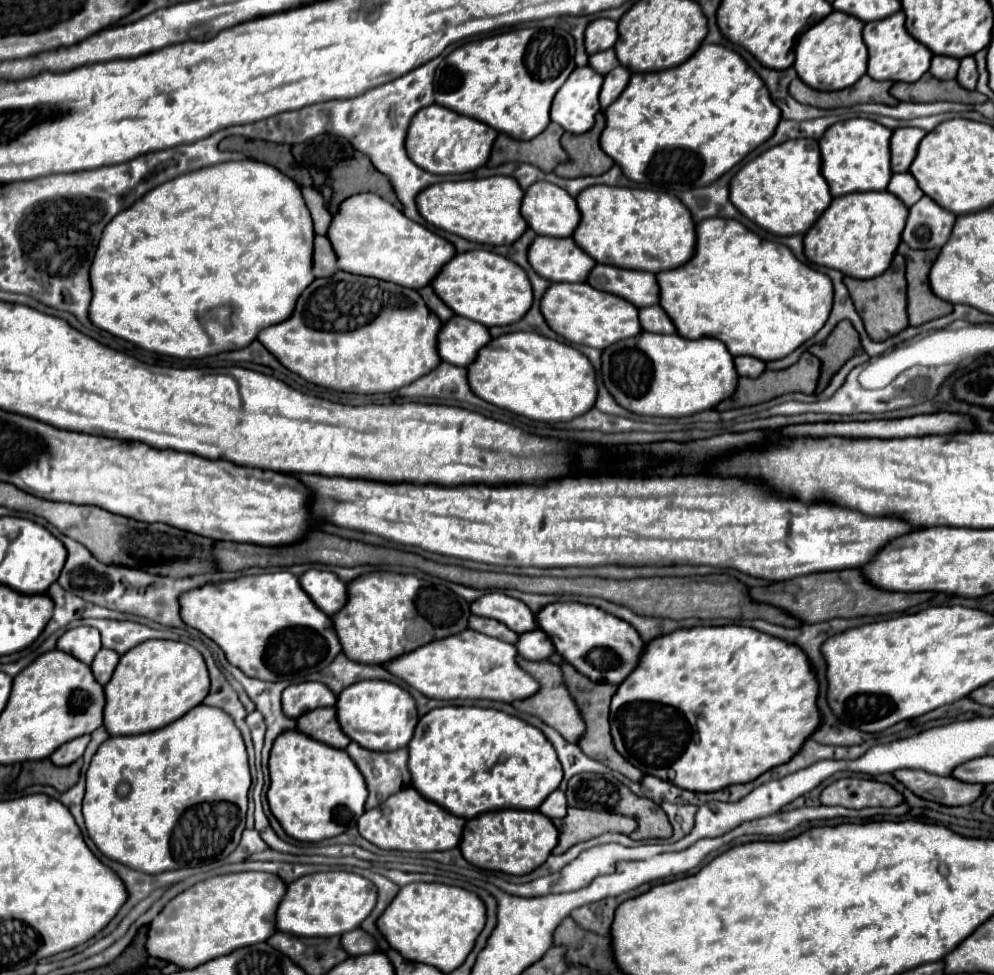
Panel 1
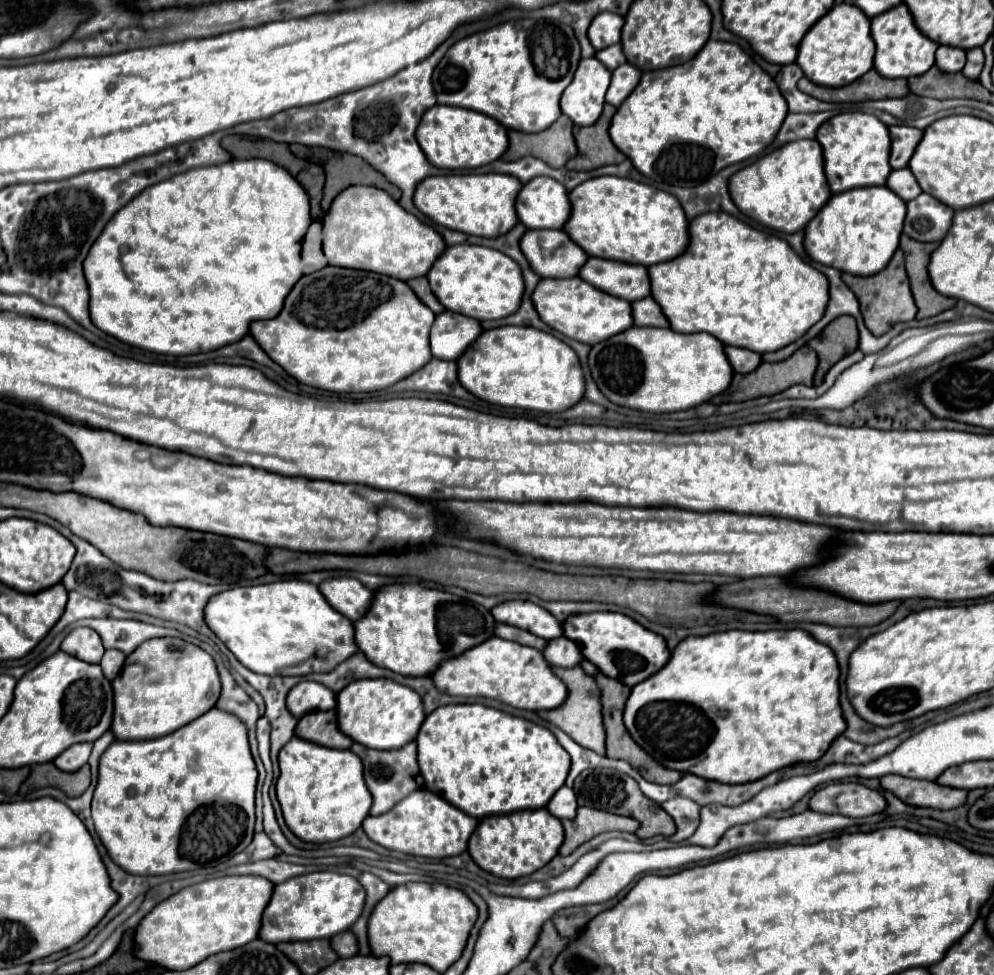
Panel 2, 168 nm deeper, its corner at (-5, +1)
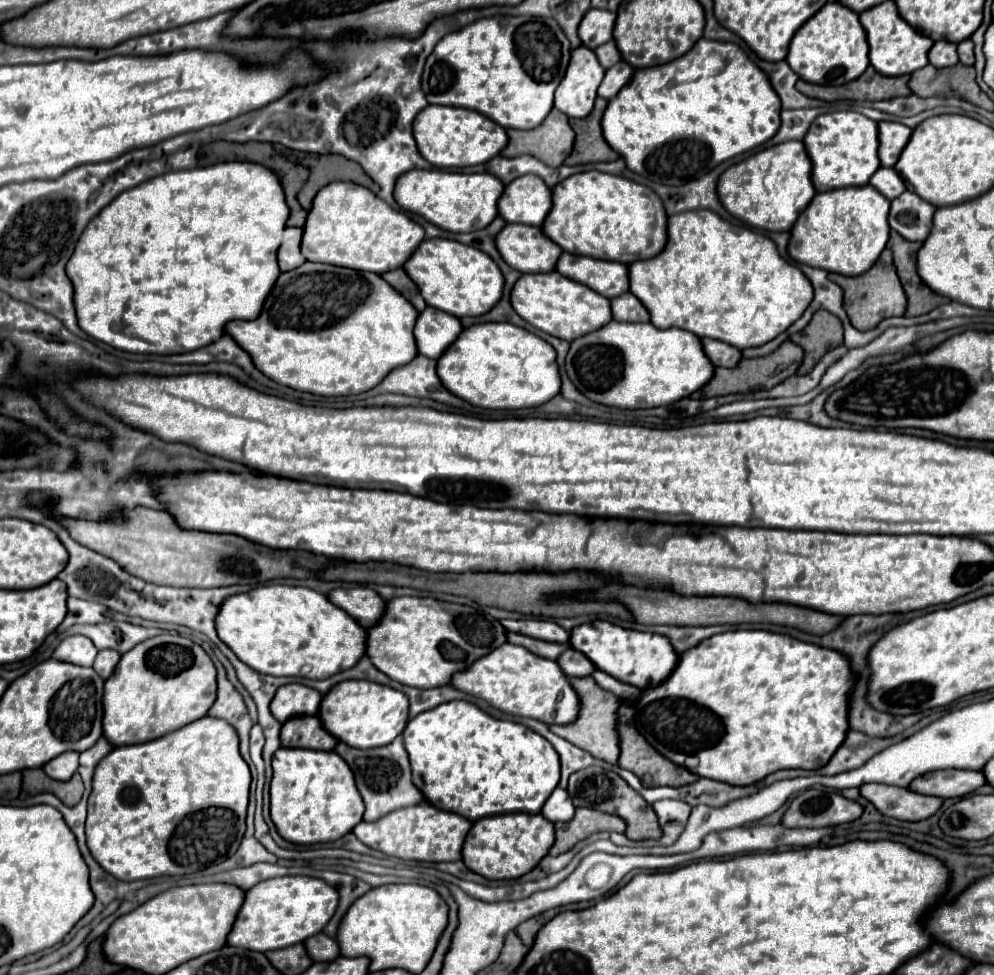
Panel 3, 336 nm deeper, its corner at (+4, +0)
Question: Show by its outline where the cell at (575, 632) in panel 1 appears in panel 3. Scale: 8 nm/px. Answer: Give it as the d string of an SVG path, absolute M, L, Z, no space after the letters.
M602 620L574 628L570 632L570 646L586 654L596 664L598 670L608 672L616 680L632 684L640 690L656 688L658 684L662 684L678 664L678 654L666 636L652 632L624 630L620 626Z

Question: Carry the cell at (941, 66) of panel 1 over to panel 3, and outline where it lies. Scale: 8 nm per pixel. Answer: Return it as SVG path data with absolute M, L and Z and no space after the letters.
M940 40L934 44L934 48L930 50L930 64L936 68L944 68L944 66L954 66L958 62L958 54L956 54L956 44L948 42L948 40Z

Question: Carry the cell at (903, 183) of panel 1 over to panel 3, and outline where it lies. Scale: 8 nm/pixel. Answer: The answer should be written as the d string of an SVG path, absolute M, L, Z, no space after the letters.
M878 168L872 178L870 178L870 184L880 192L884 194L888 200L894 200L894 196L900 196L900 192L906 190L906 184L902 180L902 176L894 170L894 168Z

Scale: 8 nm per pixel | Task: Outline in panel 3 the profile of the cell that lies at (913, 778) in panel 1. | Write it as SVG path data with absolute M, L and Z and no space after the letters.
M864 784L860 786L862 798L874 804L874 808L890 818L902 822L918 822L930 818L942 804L940 798L922 796L908 788L896 788L886 784Z

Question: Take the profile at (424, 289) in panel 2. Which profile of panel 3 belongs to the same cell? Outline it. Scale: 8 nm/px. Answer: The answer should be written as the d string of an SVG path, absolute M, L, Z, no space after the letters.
M404 268L386 272L386 274L382 274L382 278L384 278L396 292L400 292L400 294L402 294L418 312L422 312L422 308L426 308L426 302L422 300L418 288L416 288L414 282L404 274Z

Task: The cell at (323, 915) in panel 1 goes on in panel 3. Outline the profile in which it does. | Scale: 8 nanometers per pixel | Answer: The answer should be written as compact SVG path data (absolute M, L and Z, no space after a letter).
M282 876L262 880L246 890L246 898L236 914L230 934L226 936L226 944L254 952L280 950L300 944L306 938L322 932L322 928L334 916L336 906L338 892L324 880L308 876Z

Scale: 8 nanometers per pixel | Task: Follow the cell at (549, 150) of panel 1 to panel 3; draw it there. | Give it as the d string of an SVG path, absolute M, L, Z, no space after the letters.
M552 108L550 116L542 122L542 126L534 130L508 130L508 146L502 150L504 156L532 154L542 158L542 162L550 166L560 166L564 158L572 152L574 130L568 124L568 116L558 108Z

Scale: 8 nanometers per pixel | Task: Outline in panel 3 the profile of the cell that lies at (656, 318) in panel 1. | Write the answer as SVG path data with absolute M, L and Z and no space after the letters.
M630 292L612 298L610 308L612 308L612 318L614 320L622 320L622 322L648 322L650 320L648 310Z

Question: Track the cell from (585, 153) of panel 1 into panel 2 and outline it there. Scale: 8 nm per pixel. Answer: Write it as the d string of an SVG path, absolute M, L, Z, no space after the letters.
M605 105L603 113L595 125L573 129L573 137L577 143L577 155L565 165L567 169L589 171L589 169L595 169L601 165L621 163L625 159L625 155L611 143L611 139L607 135L613 113L615 113L615 107Z

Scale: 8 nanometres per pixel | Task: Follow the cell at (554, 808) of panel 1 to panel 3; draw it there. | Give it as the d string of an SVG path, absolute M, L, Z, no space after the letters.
M556 788L546 804L542 806L542 816L550 822L568 822L574 816L574 804L564 788Z

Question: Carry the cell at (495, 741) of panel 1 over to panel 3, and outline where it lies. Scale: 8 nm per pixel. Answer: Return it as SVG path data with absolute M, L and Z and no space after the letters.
M464 700L440 704L410 720L404 730L404 746L412 764L412 780L424 798L436 808L460 814L470 822L508 812L538 814L560 780L560 760L548 740L522 724L496 720Z

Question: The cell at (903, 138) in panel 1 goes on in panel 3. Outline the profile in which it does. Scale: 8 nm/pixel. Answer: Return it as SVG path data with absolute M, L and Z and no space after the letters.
M880 122L878 124L878 158L882 166L894 166L900 158L900 152L910 140L912 130L900 122Z

